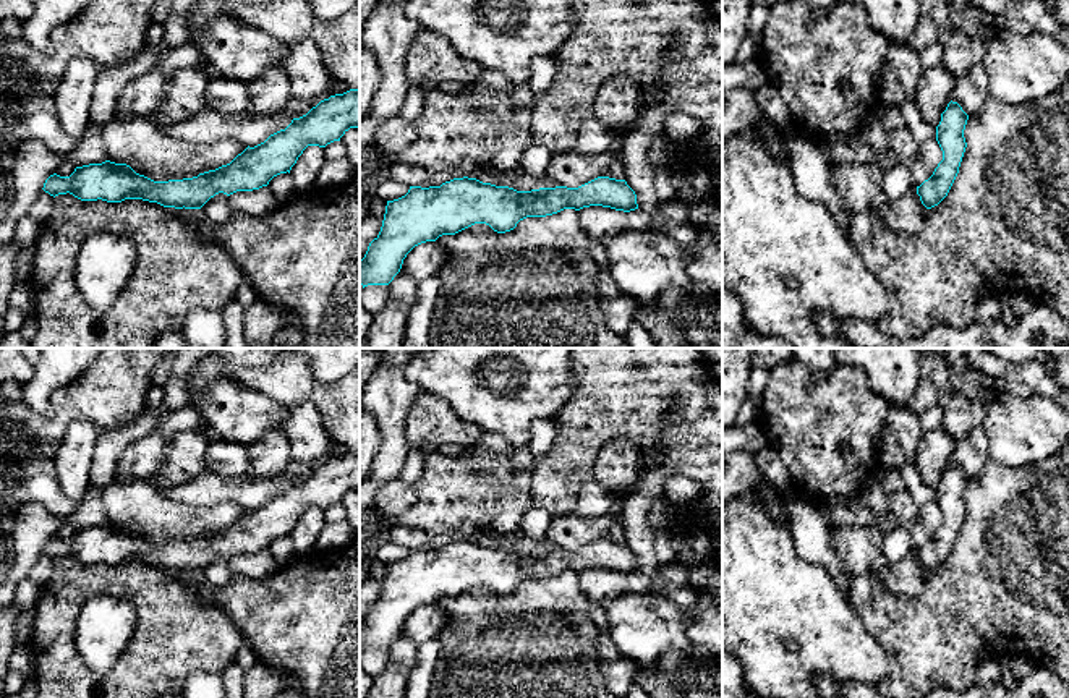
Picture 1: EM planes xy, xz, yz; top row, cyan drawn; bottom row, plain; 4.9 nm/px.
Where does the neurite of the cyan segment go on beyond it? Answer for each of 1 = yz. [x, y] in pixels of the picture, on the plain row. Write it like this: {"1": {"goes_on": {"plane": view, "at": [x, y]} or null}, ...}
{"1": {"goes_on": null}}

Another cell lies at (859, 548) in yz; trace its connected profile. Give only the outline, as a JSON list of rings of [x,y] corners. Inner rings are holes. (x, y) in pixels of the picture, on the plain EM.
[[[875,526],[831,528],[831,546],[847,577],[871,572],[894,596],[918,596],[923,591],[925,573],[915,551],[897,562],[889,562],[883,554],[883,538],[884,533]]]

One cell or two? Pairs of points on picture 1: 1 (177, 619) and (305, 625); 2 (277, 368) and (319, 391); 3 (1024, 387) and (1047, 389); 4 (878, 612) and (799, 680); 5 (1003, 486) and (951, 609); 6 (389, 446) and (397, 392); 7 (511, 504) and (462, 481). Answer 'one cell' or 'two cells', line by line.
1: two cells
2: one cell
3: one cell
4: two cells
5: one cell
6: one cell
7: one cell

